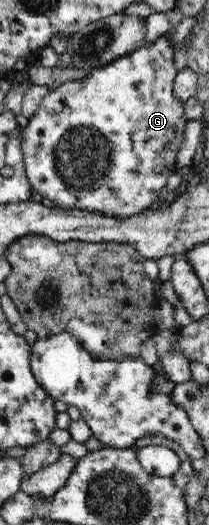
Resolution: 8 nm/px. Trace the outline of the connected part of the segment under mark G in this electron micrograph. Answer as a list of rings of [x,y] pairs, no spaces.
[[[168,31],[162,37],[158,37],[154,43],[145,43],[140,49],[136,49],[128,55],[122,55],[122,58],[114,59],[109,65],[88,71],[86,77],[82,77],[82,79],[69,81],[50,89],[48,95],[42,99],[36,113],[30,117],[27,128],[23,131],[22,154],[25,156],[25,171],[32,189],[40,193],[42,197],[54,201],[57,207],[67,210],[79,209],[100,212],[102,215],[114,216],[114,218],[125,218],[138,214],[150,207],[155,199],[158,199],[160,190],[175,172],[177,153],[182,147],[186,125],[189,121],[184,116],[184,101],[176,99],[173,92],[173,81],[179,71],[173,62],[176,50],[173,48],[170,36],[171,31]]]

